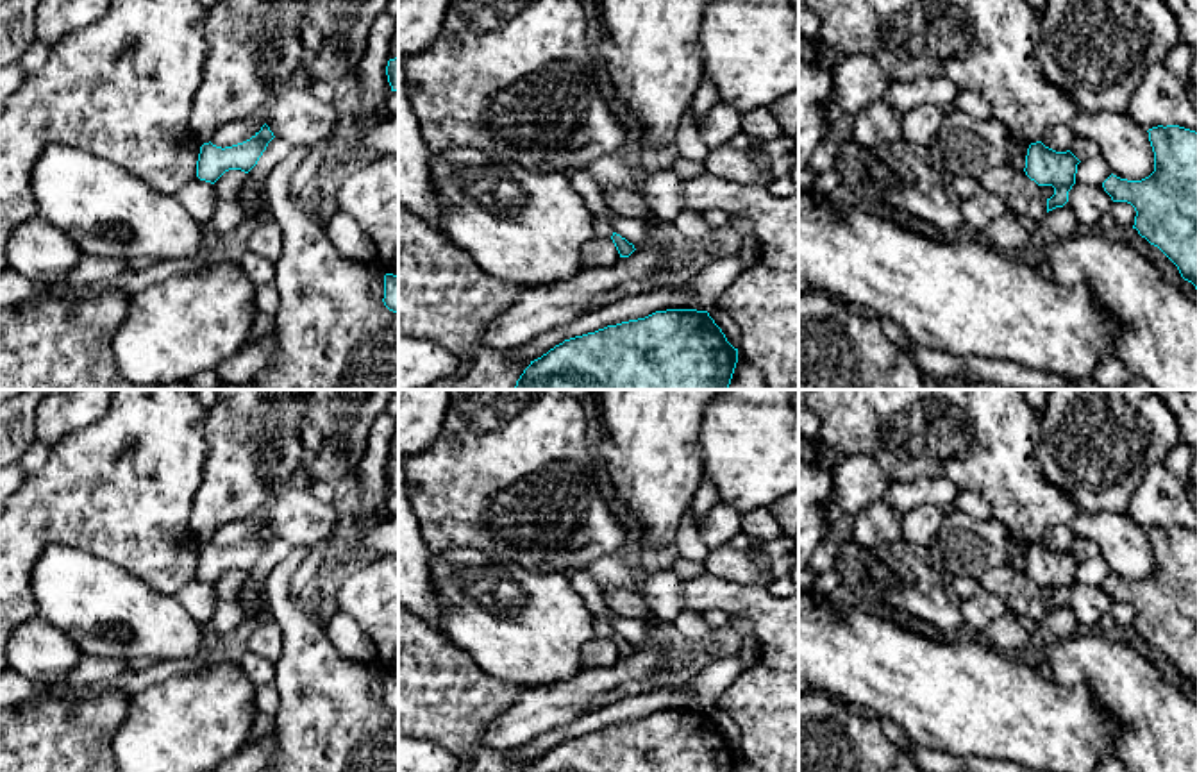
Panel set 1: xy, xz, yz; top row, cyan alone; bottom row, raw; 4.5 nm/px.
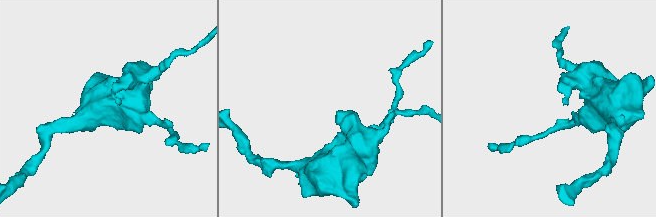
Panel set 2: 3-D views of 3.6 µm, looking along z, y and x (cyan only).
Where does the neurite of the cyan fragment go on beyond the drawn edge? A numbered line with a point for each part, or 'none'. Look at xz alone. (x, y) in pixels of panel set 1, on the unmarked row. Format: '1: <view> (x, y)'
none

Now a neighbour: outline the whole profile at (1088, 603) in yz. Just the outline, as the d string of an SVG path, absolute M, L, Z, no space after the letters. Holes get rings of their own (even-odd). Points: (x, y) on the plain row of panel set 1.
M1076 583L1068 592L1068 606L1081 625L1097 627L1099 618L1109 613L1113 604L1102 586Z

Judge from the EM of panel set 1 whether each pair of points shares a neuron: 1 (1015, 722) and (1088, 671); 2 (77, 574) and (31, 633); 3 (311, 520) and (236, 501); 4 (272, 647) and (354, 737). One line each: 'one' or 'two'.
1: two
2: two
3: two
4: two

